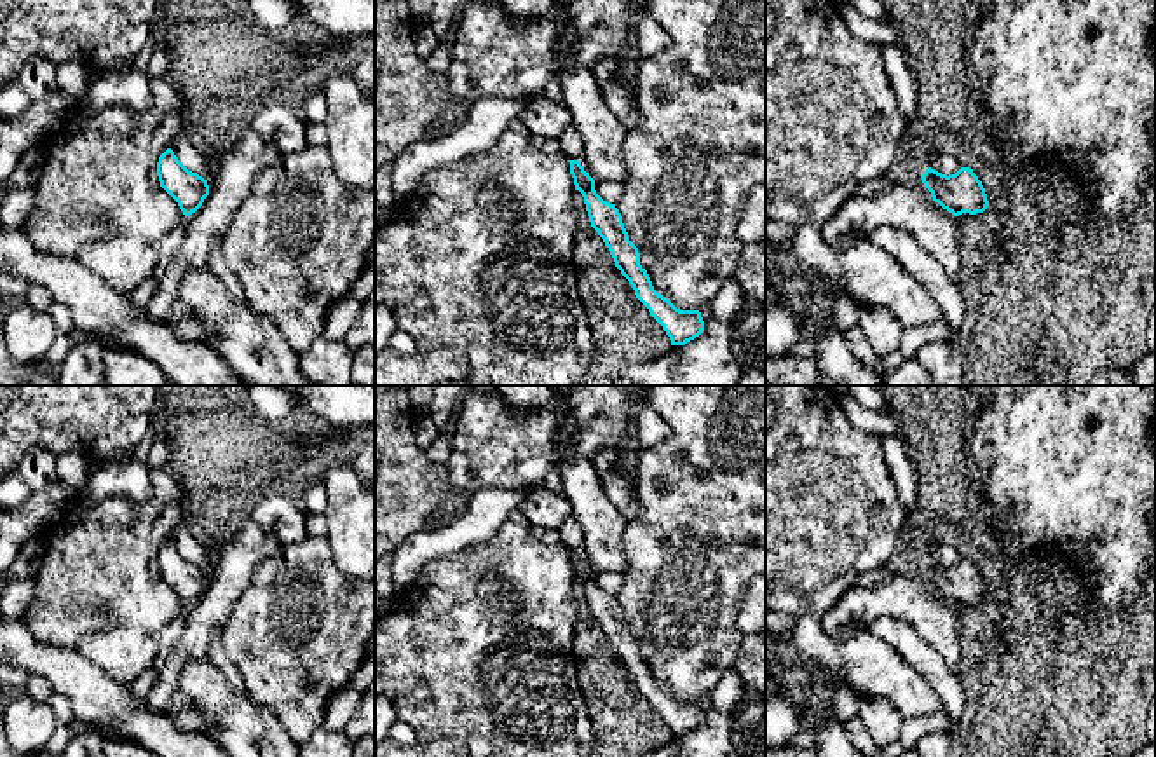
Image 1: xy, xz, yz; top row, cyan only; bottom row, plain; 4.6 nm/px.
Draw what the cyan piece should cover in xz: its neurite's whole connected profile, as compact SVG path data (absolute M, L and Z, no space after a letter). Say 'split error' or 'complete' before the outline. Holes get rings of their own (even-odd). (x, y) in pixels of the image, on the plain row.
complete; M579 551L570 553L570 565L575 581L584 588L591 617L603 630L615 658L629 672L636 689L649 699L650 706L663 717L671 736L685 736L699 727L704 712L699 701L680 701L668 689L659 685L647 661L640 656L638 638L629 631L622 607L615 595L603 591L595 581L595 570L584 562Z

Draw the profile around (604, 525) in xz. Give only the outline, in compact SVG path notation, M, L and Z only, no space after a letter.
M567 459L560 466L565 497L584 530L581 556L595 572L622 572L628 563L622 534L628 520L607 497L593 460Z

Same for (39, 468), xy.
M35 447L23 457L16 473L31 492L40 492L58 481L58 455Z

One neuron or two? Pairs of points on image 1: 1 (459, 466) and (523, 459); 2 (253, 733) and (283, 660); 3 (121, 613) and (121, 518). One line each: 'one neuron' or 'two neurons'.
1: one neuron
2: two neurons
3: one neuron

